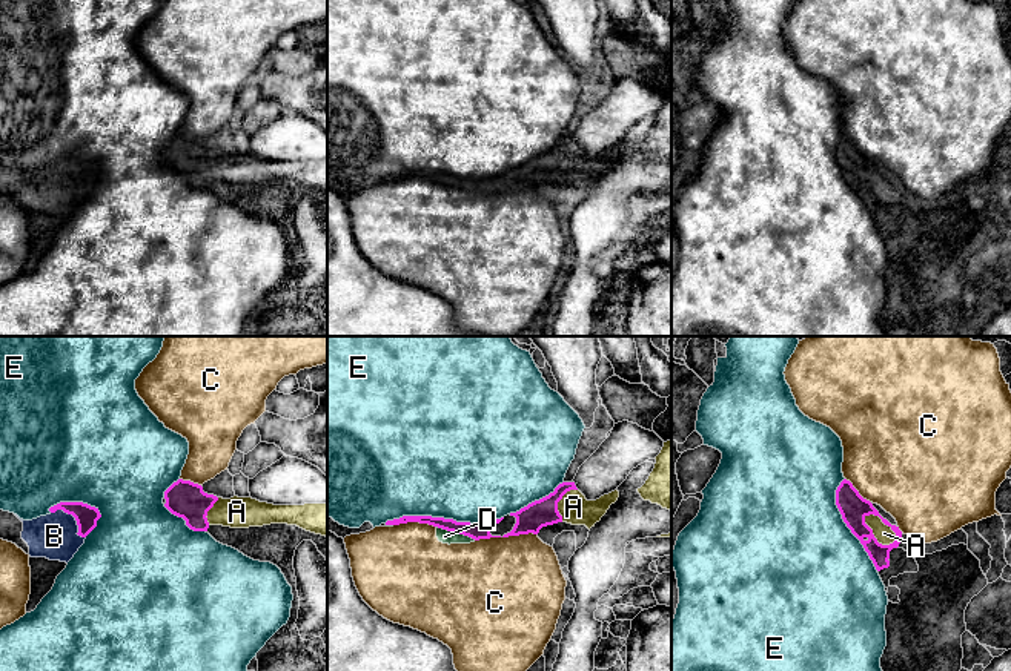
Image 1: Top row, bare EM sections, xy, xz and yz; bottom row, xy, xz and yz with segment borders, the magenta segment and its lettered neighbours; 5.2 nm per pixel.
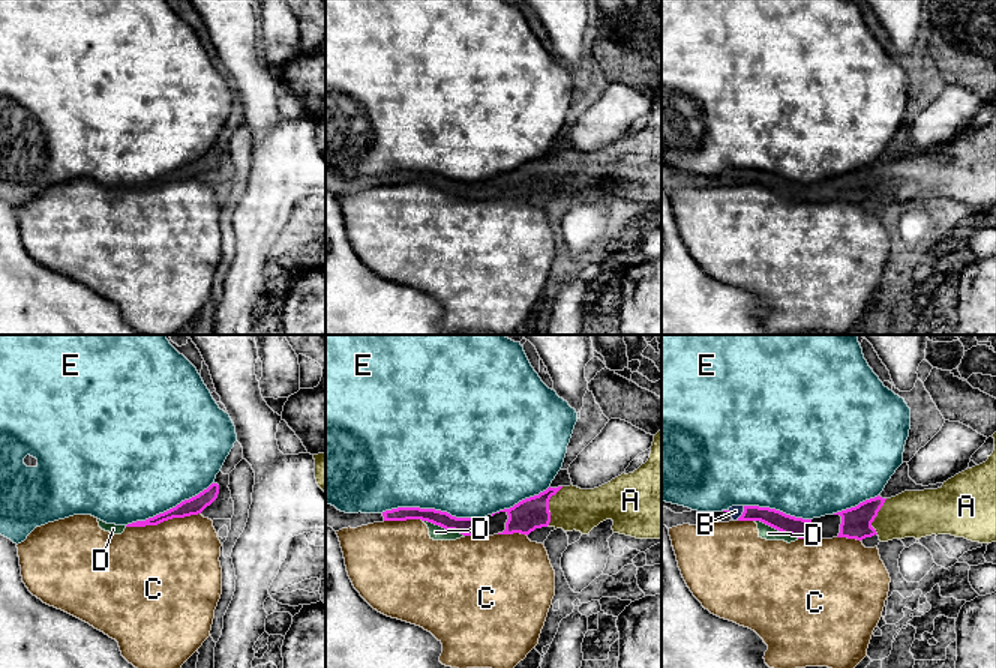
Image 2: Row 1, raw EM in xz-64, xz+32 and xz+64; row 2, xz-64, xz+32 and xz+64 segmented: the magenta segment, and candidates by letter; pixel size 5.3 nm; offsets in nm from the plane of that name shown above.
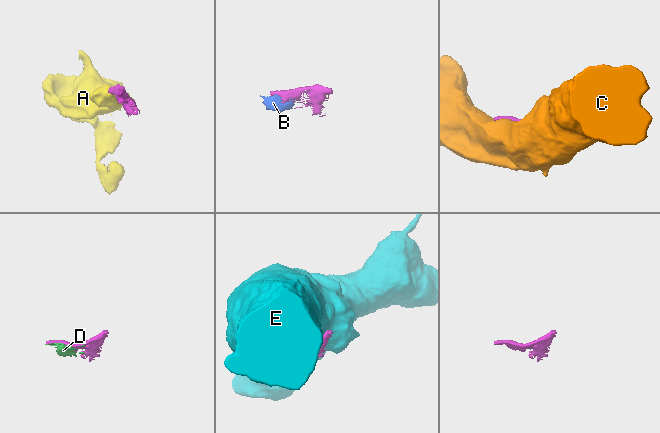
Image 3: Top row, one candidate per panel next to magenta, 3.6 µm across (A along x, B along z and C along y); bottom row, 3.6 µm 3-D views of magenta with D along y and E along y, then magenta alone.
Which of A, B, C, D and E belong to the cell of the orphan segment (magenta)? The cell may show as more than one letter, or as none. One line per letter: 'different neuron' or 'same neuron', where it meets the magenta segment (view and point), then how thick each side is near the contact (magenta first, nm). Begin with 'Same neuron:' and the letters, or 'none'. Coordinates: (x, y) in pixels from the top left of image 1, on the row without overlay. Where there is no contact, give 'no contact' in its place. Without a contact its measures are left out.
Same neuron: A, B
A: same neuron | yz (882, 177) | 150/90 nm
B: same neuron | xy (74, 172) | 120/240 nm
C: different neuron | xz (415, 177) | 60/460 nm
D: different neuron | xz (457, 188) | 90/70 nm
E: different neuron | xz (443, 174) | 90/500 nm

